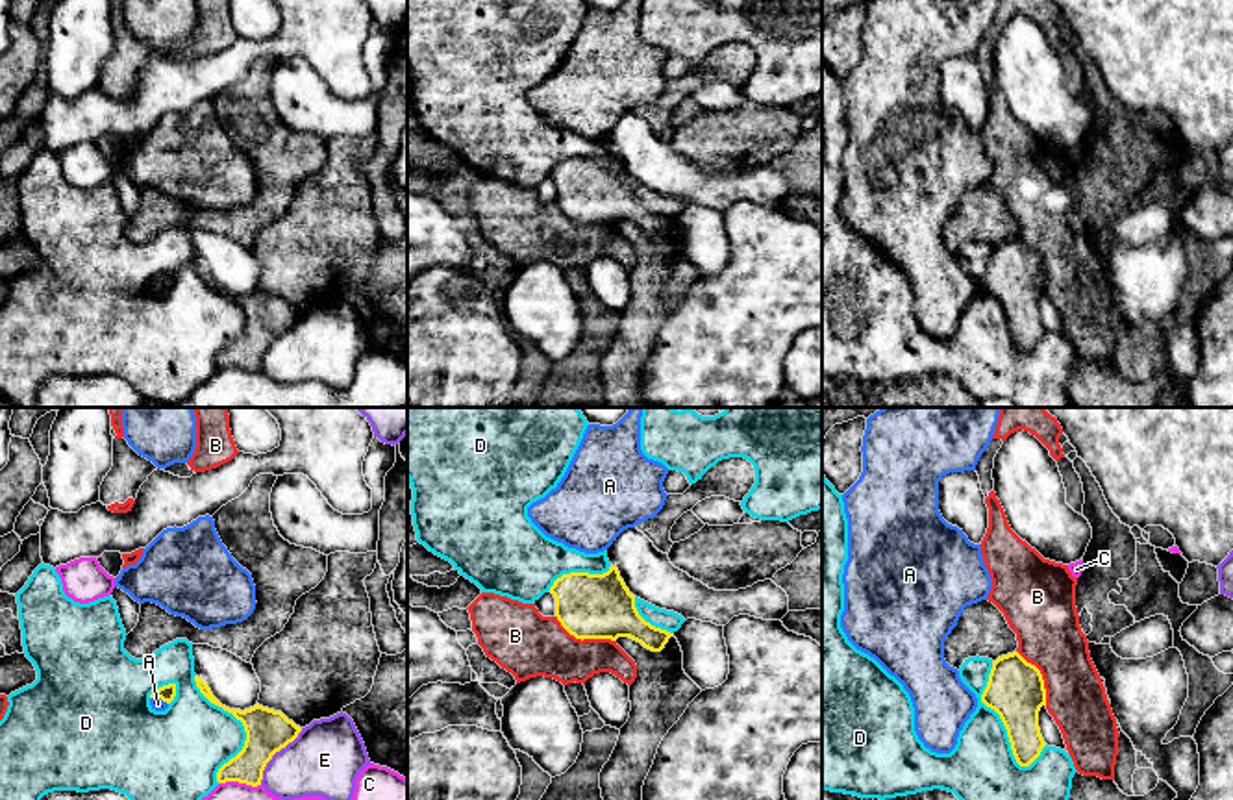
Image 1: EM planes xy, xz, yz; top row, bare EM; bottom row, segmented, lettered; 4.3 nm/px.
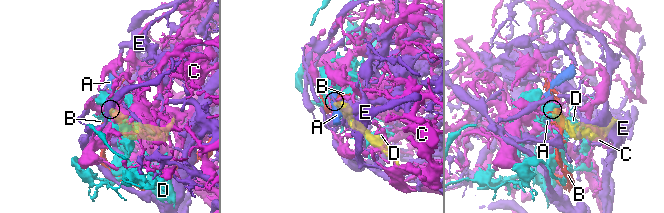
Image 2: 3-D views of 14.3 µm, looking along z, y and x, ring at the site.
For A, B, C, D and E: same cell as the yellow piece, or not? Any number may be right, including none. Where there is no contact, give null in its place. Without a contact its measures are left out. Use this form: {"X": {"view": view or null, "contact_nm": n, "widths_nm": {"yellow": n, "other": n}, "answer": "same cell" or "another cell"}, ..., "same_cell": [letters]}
{"A": {"view": "xy", "contact_nm": 90, "widths_nm": {"yellow": 70, "other": 60}, "answer": "another cell"}, "B": {"view": "xz", "contact_nm": 280, "widths_nm": {"yellow": 280, "other": 280}, "answer": "another cell"}, "C": {"view": "xy", "contact_nm": 180, "widths_nm": {"yellow": 190, "other": 80}, "answer": "another cell"}, "D": {"view": "yz", "contact_nm": 500, "widths_nm": {"yellow": 260, "other": 280}, "answer": "another cell"}, "E": {"view": "xy", "contact_nm": 320, "widths_nm": {"yellow": 190, "other": 320}, "answer": "another cell"}, "same_cell": []}

